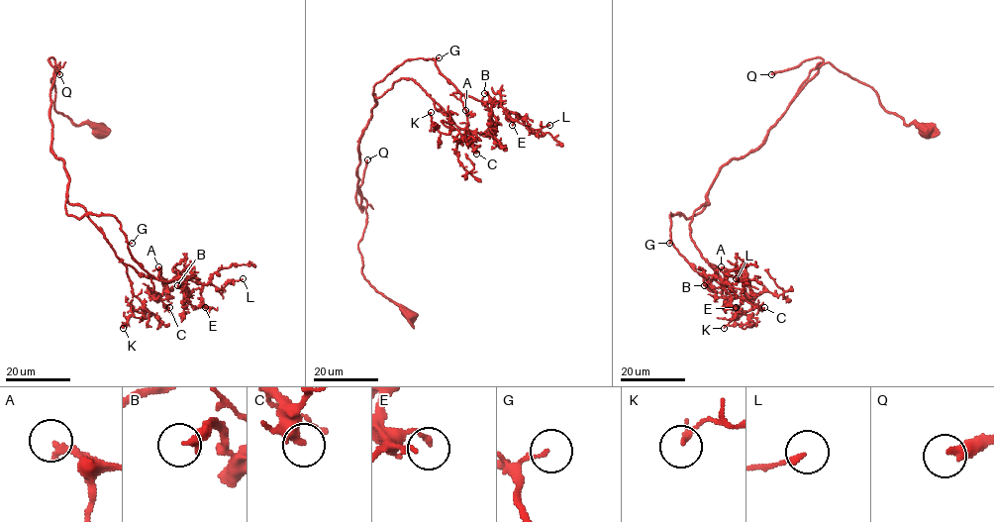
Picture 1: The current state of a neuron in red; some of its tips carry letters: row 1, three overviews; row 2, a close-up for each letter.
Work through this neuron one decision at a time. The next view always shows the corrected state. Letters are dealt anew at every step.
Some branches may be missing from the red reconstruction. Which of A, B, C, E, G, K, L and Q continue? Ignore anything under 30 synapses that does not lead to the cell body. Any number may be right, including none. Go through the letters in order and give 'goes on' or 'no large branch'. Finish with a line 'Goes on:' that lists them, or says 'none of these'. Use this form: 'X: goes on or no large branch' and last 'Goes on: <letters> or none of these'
A: no large branch
B: no large branch
C: no large branch
E: no large branch
G: no large branch
K: no large branch
L: no large branch
Q: goes on
Goes on: Q

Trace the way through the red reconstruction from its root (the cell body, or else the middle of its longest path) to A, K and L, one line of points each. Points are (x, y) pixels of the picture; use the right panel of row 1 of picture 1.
A: (926, 127), (822, 64), (694, 212), (701, 256), (721, 266)
K: (926, 127), (822, 64), (767, 138), (721, 168), (689, 224), (727, 305), (745, 312), (724, 328)
L: (926, 127), (822, 64), (700, 212), (669, 215), (697, 271), (742, 289), (736, 278)

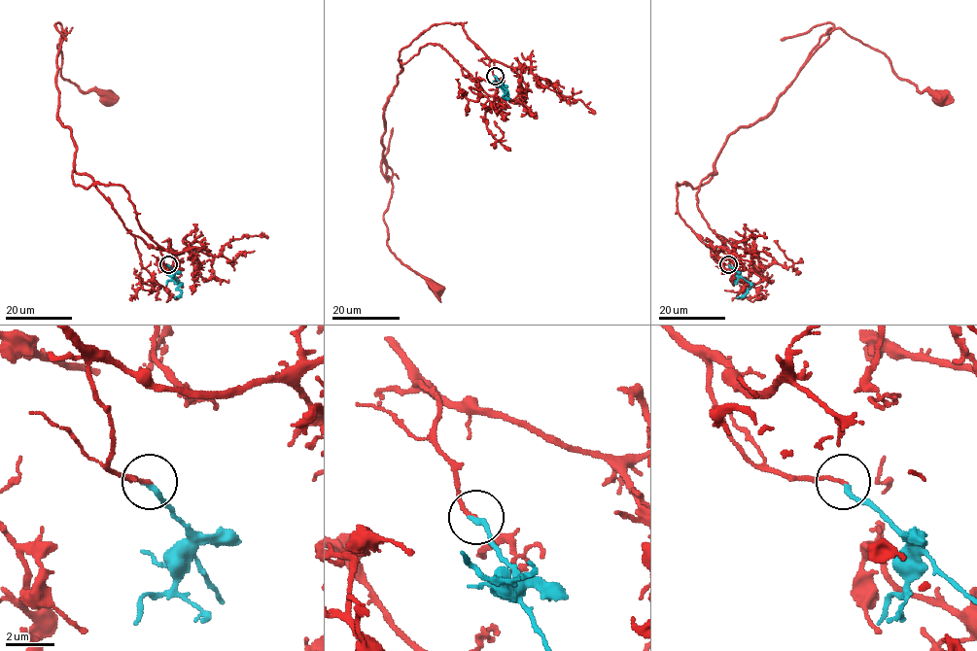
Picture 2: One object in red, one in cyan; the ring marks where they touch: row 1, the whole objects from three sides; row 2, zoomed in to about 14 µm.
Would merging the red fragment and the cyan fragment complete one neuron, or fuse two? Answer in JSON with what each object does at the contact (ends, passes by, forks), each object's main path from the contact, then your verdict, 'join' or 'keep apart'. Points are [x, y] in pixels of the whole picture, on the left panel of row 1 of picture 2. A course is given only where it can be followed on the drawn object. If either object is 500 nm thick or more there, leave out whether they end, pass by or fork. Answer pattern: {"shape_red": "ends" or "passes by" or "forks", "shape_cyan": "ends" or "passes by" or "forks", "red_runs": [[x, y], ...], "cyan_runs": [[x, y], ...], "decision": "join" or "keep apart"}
{"shape_red": "ends", "shape_cyan": "ends", "red_runs": [[168, 264], [122, 186], [74, 184], [56, 85], [66, 28], [61, 76], [109, 94]], "cyan_runs": [[168, 264], [179, 284], [175, 289], [181, 294], [175, 298]], "decision": "join"}

